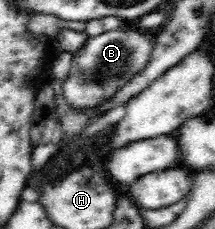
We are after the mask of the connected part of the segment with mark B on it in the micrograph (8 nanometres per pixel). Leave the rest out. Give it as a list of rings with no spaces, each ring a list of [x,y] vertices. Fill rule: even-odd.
[[[122,26],[115,31],[89,36],[86,43],[72,53],[70,74],[62,83],[65,98],[77,108],[96,106],[147,63],[152,43],[151,38],[141,34],[141,30],[139,34],[136,28],[129,31]]]

